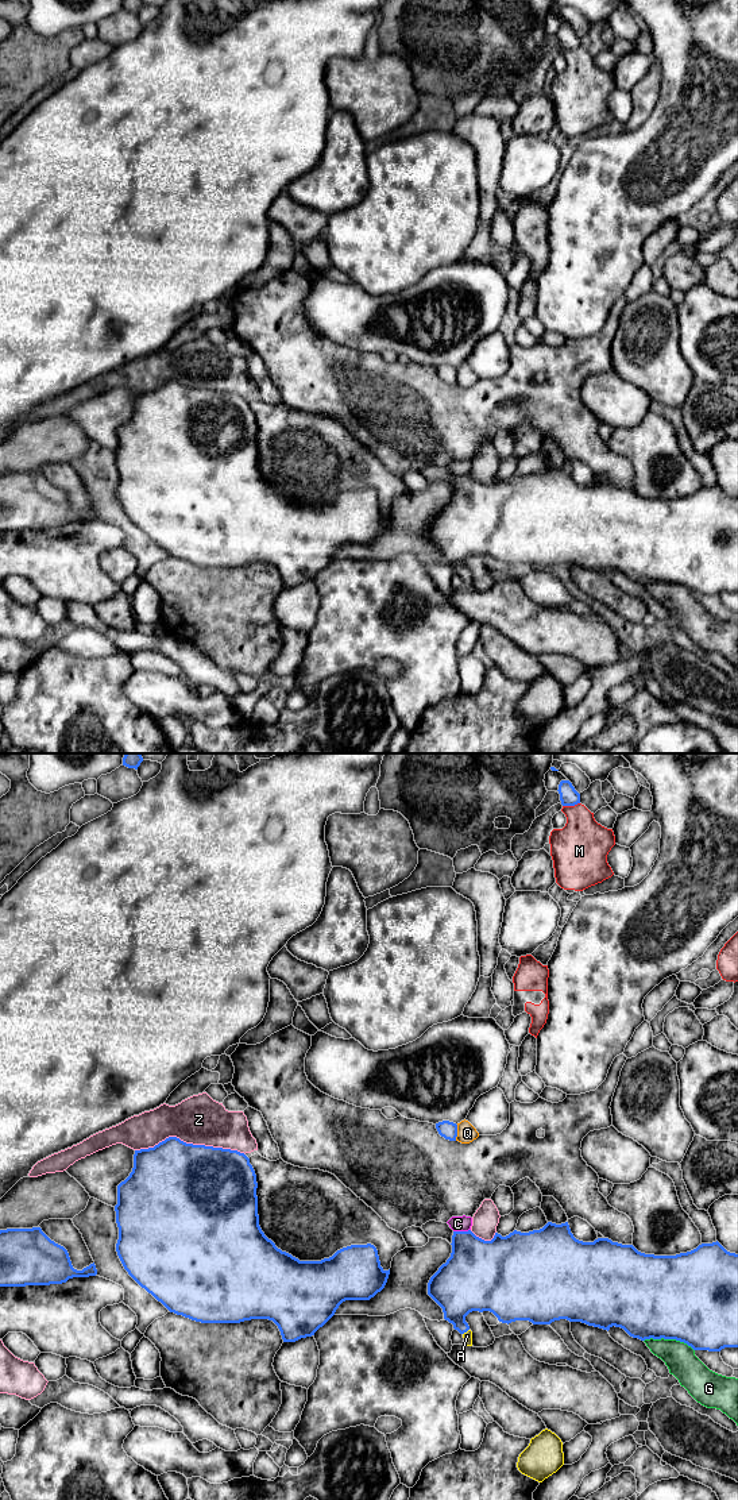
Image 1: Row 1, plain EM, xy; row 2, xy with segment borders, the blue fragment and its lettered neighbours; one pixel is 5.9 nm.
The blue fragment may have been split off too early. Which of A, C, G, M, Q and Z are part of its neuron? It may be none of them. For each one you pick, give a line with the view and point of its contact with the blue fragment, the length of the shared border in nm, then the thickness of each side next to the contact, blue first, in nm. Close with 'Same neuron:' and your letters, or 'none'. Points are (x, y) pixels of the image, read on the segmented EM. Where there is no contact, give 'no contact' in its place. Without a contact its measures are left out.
A: contact xy (466, 1331); length 50 nm; calibres 280 and 50 nm
Same neuron: A

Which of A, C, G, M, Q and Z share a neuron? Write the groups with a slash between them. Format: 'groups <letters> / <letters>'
groups A / C / G Z / M / Q

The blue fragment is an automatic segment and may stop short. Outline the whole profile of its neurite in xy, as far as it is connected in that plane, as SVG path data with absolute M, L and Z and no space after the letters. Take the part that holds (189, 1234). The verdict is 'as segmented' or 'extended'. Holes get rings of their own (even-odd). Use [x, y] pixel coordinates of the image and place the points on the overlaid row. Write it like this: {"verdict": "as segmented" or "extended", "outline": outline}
{"verdict": "as segmented", "outline": "M169 1137L154 1148L135 1150L130 1176L117 1185L117 1256L128 1275L170 1312L201 1323L273 1320L283 1342L312 1337L345 1300L370 1300L380 1292L390 1269L380 1266L374 1245L351 1245L321 1261L300 1261L282 1252L259 1226L256 1175L237 1150L193 1145Z"}

